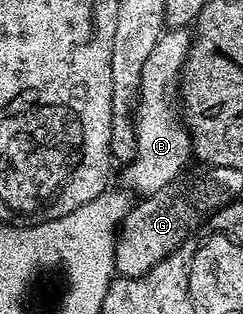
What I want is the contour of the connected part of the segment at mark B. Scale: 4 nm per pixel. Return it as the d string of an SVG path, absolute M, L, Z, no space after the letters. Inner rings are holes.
M166 29L159 44L155 44L155 49L151 51L151 56L147 56L147 64L143 64L133 111L137 149L135 157L124 167L124 185L134 195L150 196L168 191L172 187L169 185L180 176L181 169L191 162L193 142L175 109L174 99L173 102L169 99L173 94L173 85L178 84L179 75L185 69L190 45L190 35L184 29Z

